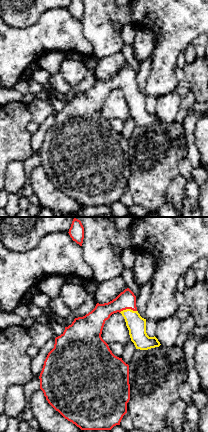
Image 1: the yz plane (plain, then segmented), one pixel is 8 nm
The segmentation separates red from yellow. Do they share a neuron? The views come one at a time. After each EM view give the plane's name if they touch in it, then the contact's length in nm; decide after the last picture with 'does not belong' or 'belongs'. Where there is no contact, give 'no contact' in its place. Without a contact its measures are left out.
yz | 140 nm

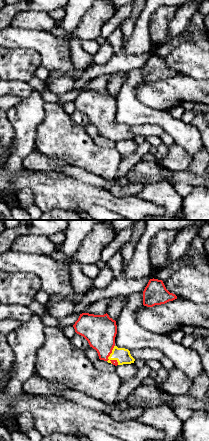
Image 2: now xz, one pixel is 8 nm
xz | 160 nm

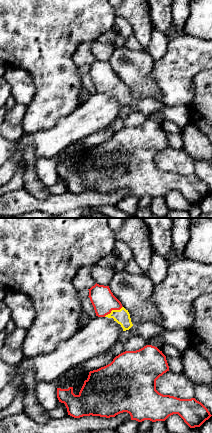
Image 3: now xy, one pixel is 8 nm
xy | 170 nm

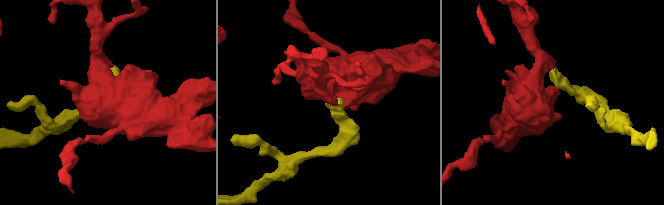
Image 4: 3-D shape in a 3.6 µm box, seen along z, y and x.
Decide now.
belongs

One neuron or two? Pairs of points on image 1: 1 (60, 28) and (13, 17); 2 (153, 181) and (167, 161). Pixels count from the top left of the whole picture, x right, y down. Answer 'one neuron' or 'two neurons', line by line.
1: two neurons
2: one neuron

